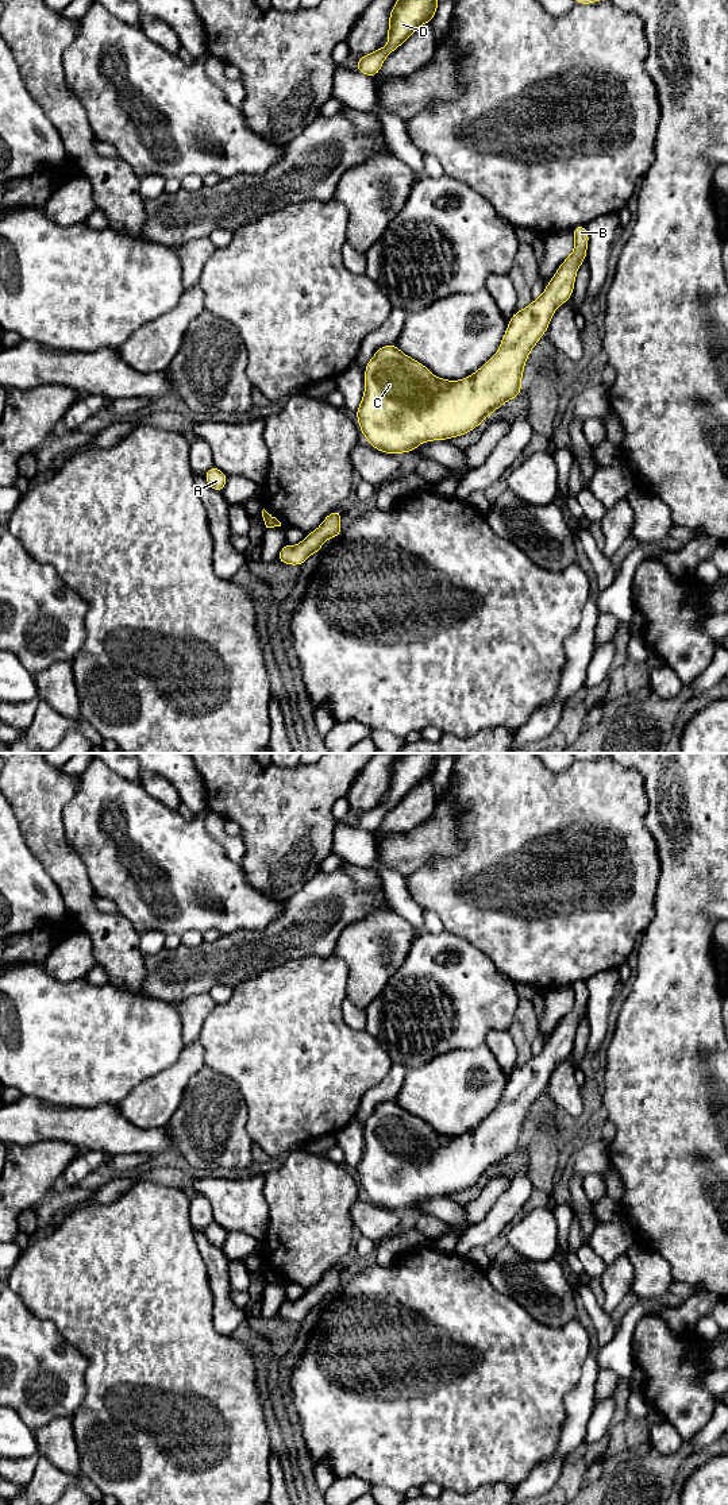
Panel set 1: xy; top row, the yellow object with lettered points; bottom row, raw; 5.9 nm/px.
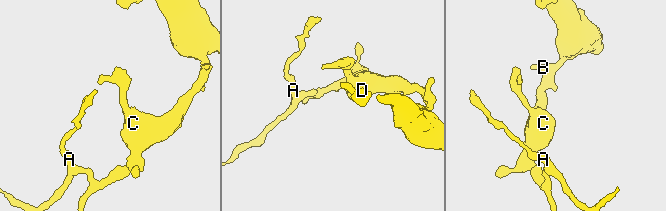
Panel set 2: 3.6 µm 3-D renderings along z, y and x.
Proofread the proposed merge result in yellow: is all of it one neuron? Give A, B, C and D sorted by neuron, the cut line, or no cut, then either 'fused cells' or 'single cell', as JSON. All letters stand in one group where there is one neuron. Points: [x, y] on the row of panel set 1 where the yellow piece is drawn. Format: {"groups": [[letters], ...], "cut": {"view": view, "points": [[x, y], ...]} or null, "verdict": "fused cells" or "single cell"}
{"groups": [["A", "B", "C", "D"]], "cut": null, "verdict": "single cell"}

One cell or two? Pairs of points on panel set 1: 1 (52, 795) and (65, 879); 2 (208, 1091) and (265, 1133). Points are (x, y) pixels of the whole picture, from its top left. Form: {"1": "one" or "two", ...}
{"1": "one", "2": "two"}

